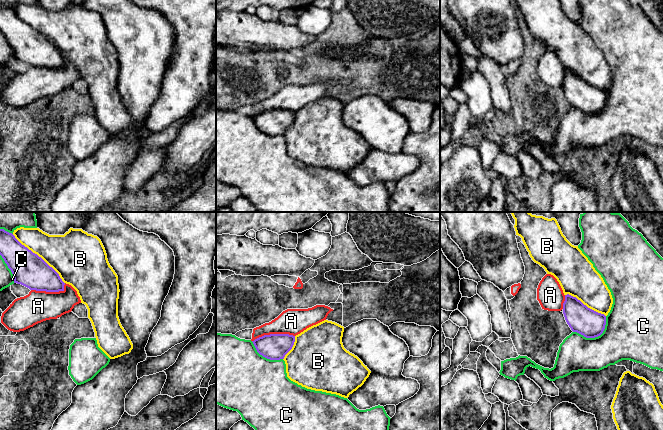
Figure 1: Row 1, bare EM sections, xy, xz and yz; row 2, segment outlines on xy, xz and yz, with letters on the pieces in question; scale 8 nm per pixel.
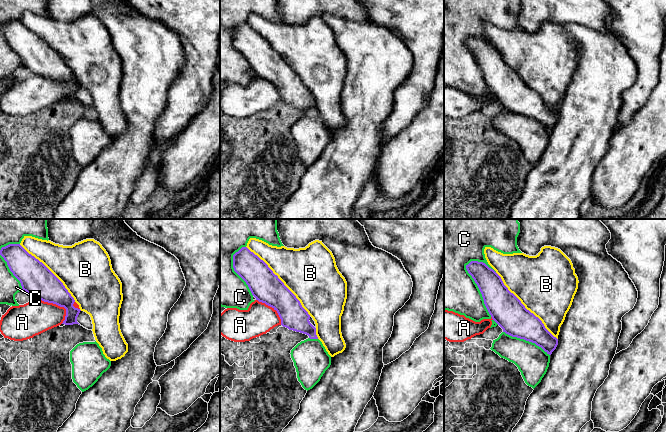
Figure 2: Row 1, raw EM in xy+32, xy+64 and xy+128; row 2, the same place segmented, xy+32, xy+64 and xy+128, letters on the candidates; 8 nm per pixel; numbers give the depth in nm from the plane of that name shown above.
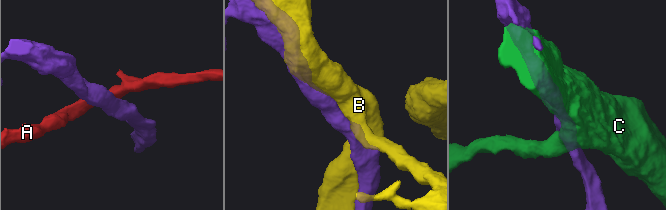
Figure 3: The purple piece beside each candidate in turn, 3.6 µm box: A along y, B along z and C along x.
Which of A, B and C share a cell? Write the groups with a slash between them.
A / B / C

